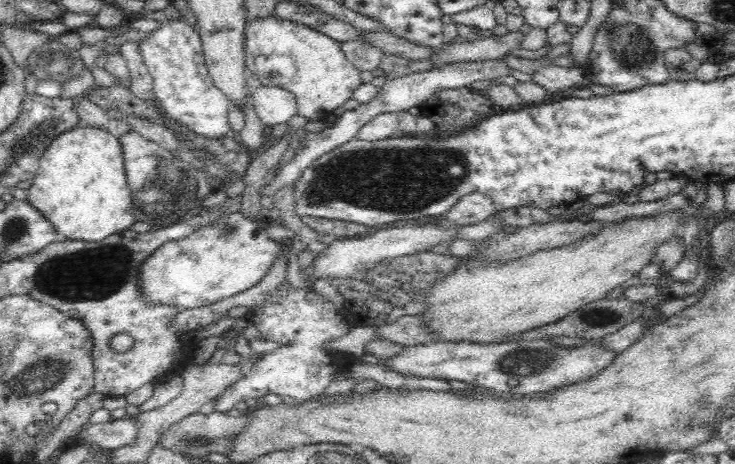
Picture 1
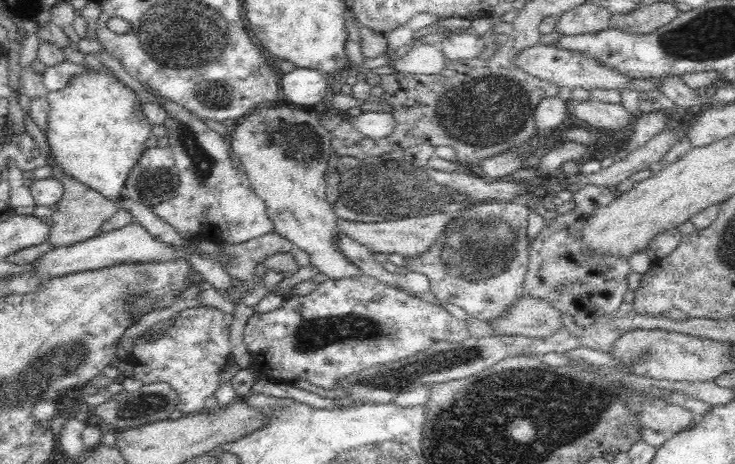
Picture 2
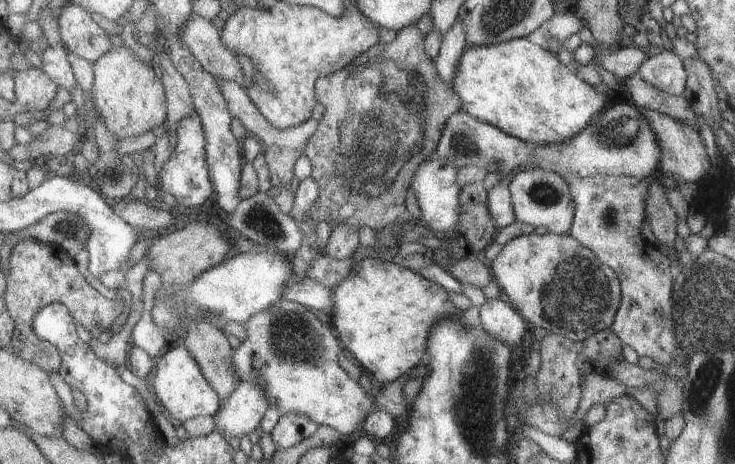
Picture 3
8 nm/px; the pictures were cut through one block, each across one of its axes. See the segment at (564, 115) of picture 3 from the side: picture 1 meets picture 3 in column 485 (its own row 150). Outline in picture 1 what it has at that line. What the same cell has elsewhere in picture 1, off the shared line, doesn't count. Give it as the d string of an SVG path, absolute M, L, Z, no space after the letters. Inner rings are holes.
M79 124L72 130L66 130L46 148L39 161L39 171L31 182L28 201L44 213L48 222L59 234L68 240L98 242L128 229L136 220L133 214L133 196L129 189L122 144L119 136L111 134L98 126Z

